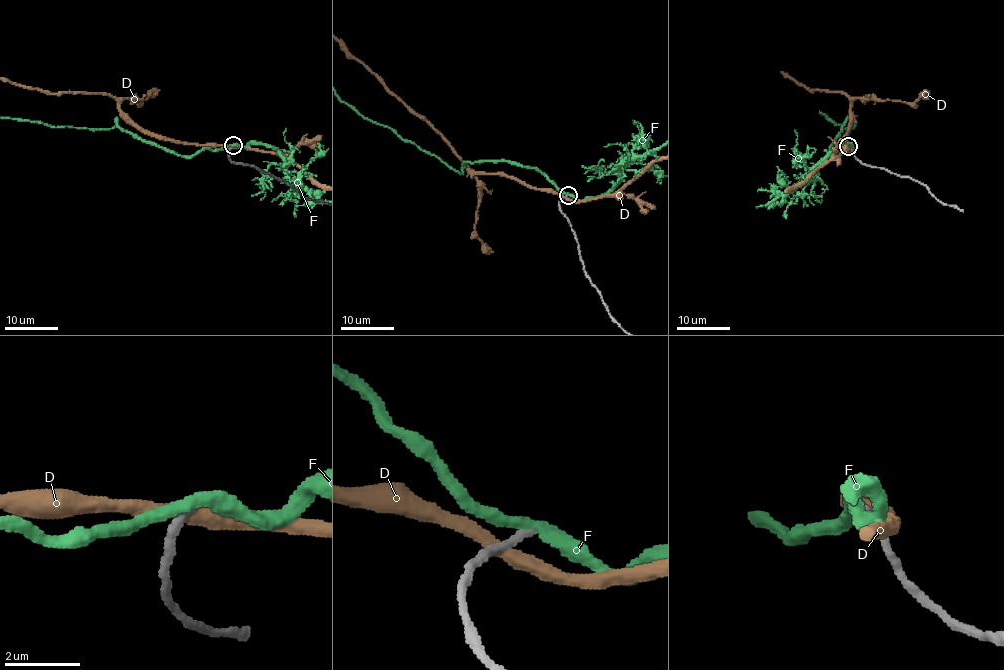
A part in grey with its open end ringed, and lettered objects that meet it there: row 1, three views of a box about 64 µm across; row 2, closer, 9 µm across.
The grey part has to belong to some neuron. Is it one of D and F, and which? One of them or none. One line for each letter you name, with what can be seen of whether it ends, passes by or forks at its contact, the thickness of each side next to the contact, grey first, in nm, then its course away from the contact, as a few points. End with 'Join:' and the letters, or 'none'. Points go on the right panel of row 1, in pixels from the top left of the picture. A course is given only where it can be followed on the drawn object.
F: it passes by | 200/360 nm
Join: F

